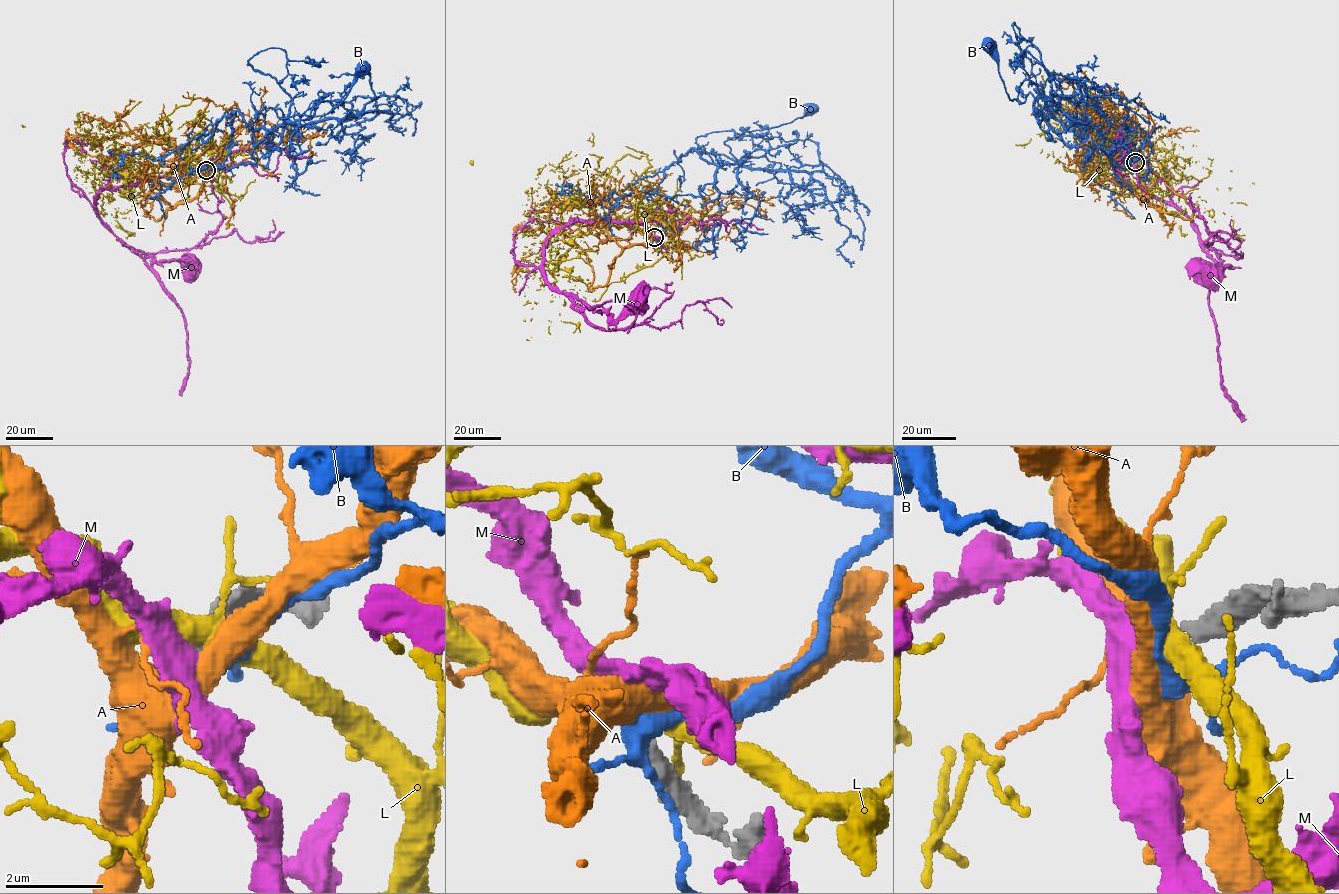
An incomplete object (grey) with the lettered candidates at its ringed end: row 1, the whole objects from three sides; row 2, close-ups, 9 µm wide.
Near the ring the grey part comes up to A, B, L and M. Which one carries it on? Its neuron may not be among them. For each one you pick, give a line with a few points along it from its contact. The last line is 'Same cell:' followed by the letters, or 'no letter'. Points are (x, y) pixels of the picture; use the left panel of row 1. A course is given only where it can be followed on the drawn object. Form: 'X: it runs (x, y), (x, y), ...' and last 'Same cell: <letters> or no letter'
M: it runs (206, 170), (106, 187), (97, 198), (95, 212), (122, 242), (157, 262), (191, 268)
Same cell: M

